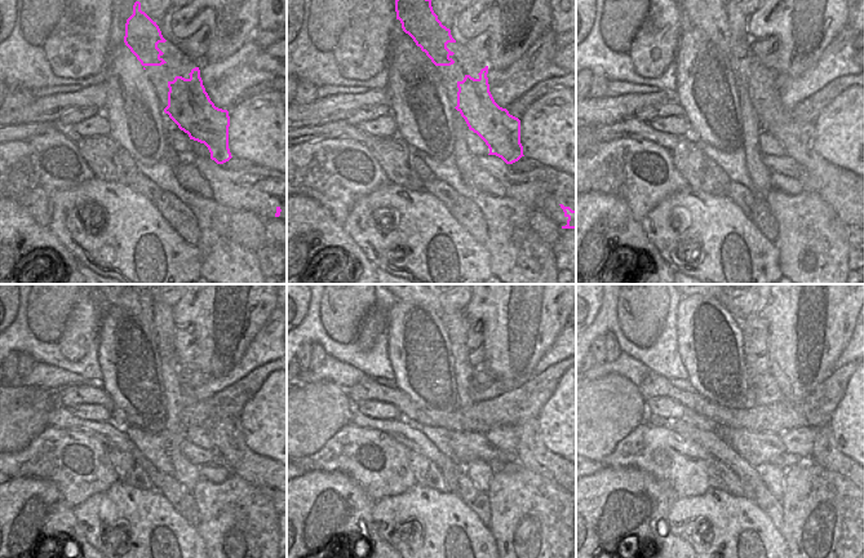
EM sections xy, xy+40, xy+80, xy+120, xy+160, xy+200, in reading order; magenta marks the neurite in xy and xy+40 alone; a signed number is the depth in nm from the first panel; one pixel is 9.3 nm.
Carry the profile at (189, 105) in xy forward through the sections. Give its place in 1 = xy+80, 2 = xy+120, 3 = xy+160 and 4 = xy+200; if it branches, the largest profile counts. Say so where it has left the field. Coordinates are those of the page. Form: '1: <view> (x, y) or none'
1: xy+80 (765, 105)
2: xy+120 (229, 439)
3: xy+160 (531, 451)
4: xy+200 (825, 454)

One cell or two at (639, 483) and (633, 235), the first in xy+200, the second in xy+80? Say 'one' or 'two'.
one

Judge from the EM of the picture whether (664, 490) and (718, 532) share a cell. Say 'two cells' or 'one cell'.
two cells

